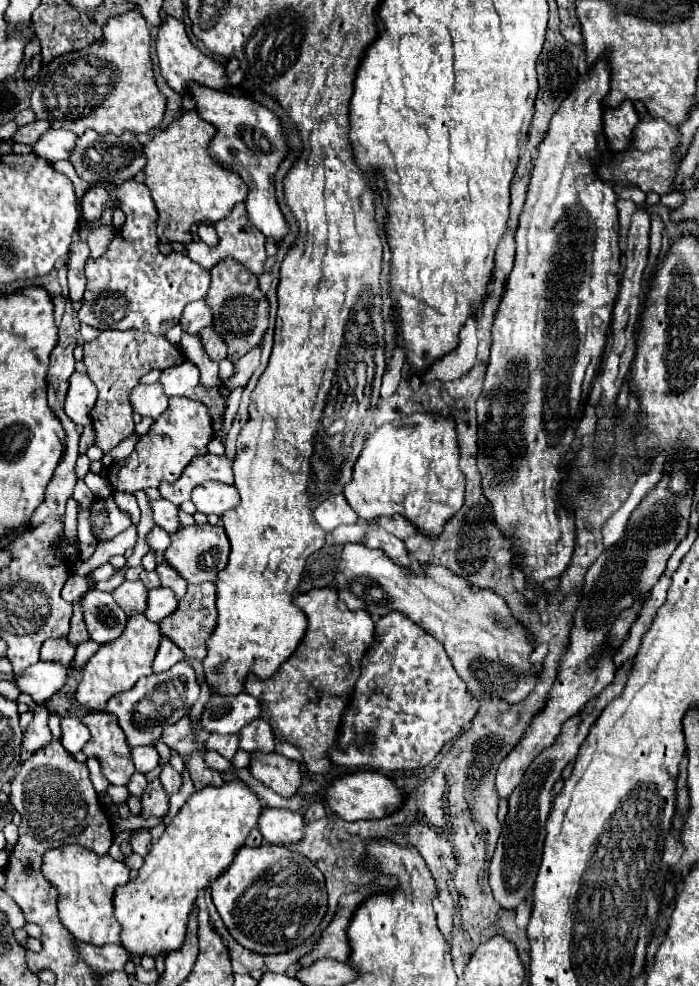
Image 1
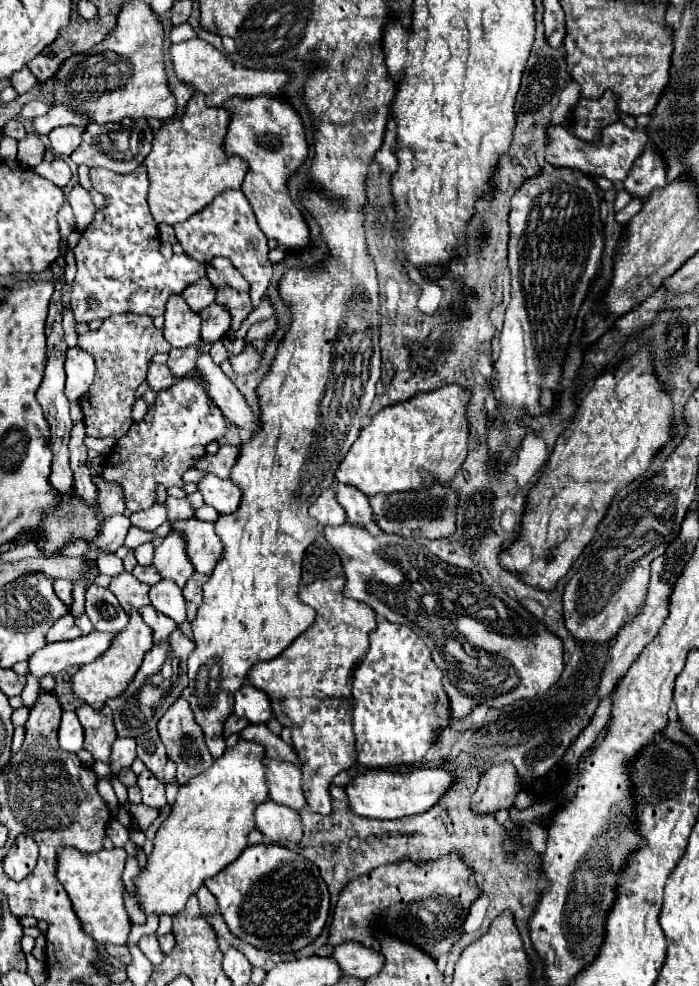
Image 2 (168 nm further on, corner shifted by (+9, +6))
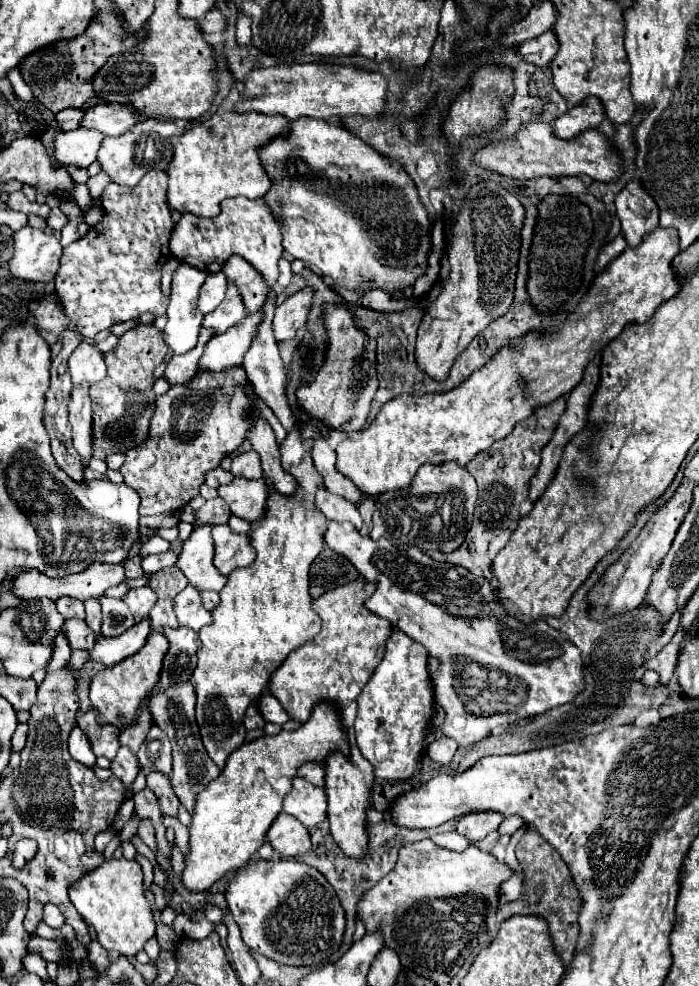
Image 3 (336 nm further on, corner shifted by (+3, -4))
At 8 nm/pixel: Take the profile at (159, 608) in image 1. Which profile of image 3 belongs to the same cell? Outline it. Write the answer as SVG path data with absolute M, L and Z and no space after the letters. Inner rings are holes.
M187 586L175 596L175 614L181 626L193 628L199 632L203 626L211 624L211 612L201 602L201 592L195 586Z

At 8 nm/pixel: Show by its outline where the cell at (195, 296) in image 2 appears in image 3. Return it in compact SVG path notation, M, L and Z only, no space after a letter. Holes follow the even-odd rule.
M223 272L207 274L207 280L201 286L199 304L197 304L201 314L209 314L211 310L215 310L219 306L219 302L223 300L225 290L227 290L227 278Z

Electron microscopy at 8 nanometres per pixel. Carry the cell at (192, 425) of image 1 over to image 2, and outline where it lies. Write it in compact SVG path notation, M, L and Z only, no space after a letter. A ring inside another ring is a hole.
M181 380L157 394L143 422L133 424L129 432L117 440L111 454L105 458L101 478L125 490L127 510L147 510L155 500L155 484L163 484L165 488L183 486L183 472L189 470L193 460L205 454L209 442L223 438L225 432L225 418L207 398L201 380Z

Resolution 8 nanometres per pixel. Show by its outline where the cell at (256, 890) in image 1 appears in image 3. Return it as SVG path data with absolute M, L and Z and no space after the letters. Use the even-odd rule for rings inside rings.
M253 860L225 888L243 942L279 964L317 966L335 954L345 934L345 910L325 876L297 860Z

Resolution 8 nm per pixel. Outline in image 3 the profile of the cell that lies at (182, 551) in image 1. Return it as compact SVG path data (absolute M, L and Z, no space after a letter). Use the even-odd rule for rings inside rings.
M227 524L213 528L215 540L215 568L221 574L231 574L235 568L243 568L255 560L255 548L247 534L235 534Z

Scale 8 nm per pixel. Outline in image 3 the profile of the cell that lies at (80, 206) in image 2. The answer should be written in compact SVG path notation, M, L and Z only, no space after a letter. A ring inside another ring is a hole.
M99 172L97 176L91 176L89 182L87 182L87 186L89 186L89 190L91 190L91 196L93 196L93 198L99 198L99 196L103 194L103 190L105 190L105 186L107 186L109 182L113 182L113 180L109 178L109 174Z

